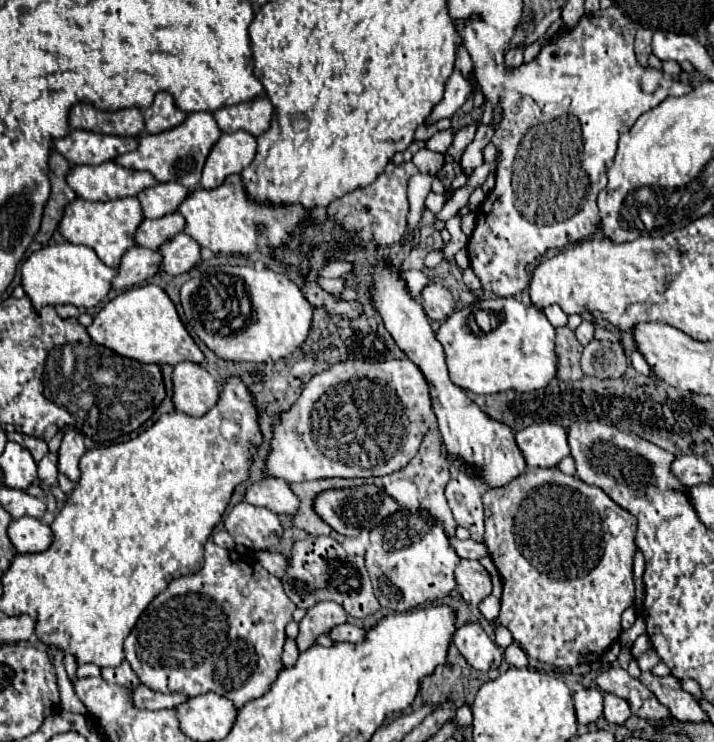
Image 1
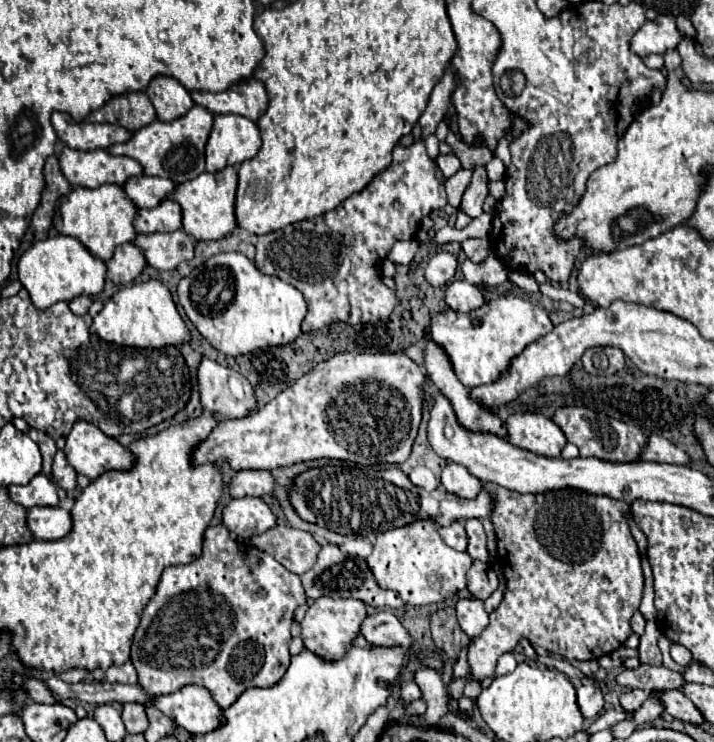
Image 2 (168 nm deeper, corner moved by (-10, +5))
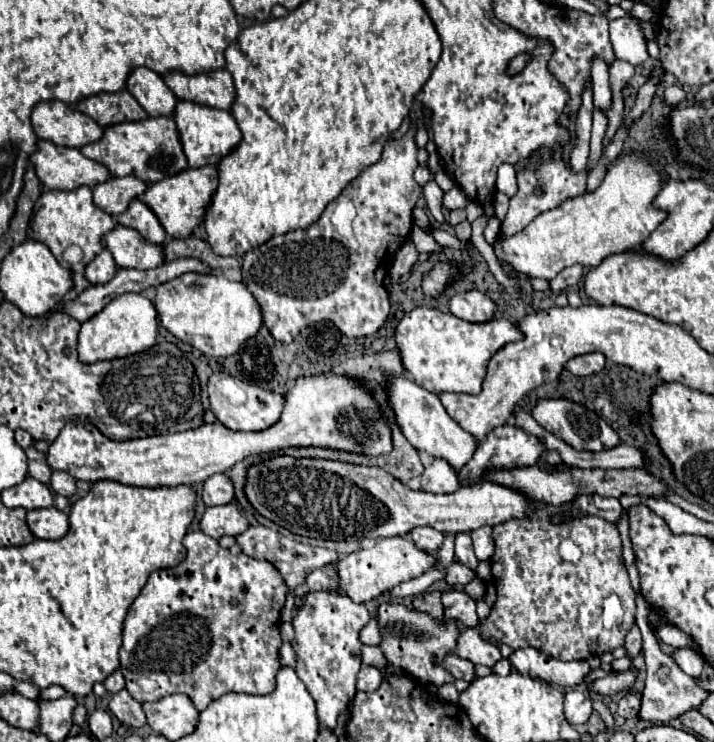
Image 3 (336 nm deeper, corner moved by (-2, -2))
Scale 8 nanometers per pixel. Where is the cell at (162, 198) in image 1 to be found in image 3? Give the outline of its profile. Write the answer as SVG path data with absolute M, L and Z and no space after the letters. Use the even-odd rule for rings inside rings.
M112 176L110 180L96 184L92 188L94 204L104 212L108 212L110 216L118 216L128 208L128 204L134 198L138 198L146 190L146 186L148 186L146 182L134 176L126 176L126 178Z

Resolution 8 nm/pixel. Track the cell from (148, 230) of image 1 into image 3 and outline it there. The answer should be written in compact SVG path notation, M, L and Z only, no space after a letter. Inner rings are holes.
M132 200L128 210L122 212L118 218L116 218L122 226L128 226L128 228L136 228L144 240L152 242L152 244L164 244L166 242L166 232L164 228L160 226L158 218L154 216L154 212L140 200Z

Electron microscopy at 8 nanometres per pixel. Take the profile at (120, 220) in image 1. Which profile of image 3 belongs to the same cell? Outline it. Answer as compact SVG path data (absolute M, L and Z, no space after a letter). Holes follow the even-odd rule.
M80 186L76 190L42 190L40 198L36 200L36 214L32 218L32 226L30 226L30 238L46 244L50 248L50 252L60 260L60 264L72 272L80 272L98 252L102 252L102 236L106 232L110 232L110 228L114 228L114 218L110 214L106 214L104 210L100 210L98 206L94 206L92 202L92 190L88 186ZM68 246L80 246L84 252L84 258L80 260L80 264L68 264L60 258L62 250Z

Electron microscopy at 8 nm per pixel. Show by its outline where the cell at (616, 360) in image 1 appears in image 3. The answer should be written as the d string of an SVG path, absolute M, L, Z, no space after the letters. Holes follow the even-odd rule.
M592 352L592 354L584 354L584 356L574 356L566 362L568 372L572 372L574 376L590 376L594 372L600 372L604 368L604 354L600 352Z

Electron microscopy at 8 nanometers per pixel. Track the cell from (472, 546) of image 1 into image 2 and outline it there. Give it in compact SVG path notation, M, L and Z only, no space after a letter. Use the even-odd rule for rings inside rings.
M450 523L448 527L442 527L440 529L442 533L442 539L456 551L466 551L468 549L468 535L466 535L466 529L460 525L460 523Z

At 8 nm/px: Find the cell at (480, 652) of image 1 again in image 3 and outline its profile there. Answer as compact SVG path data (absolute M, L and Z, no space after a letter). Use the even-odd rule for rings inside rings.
M446 590L442 592L444 616L460 620L462 628L472 628L478 624L476 602L464 590Z

